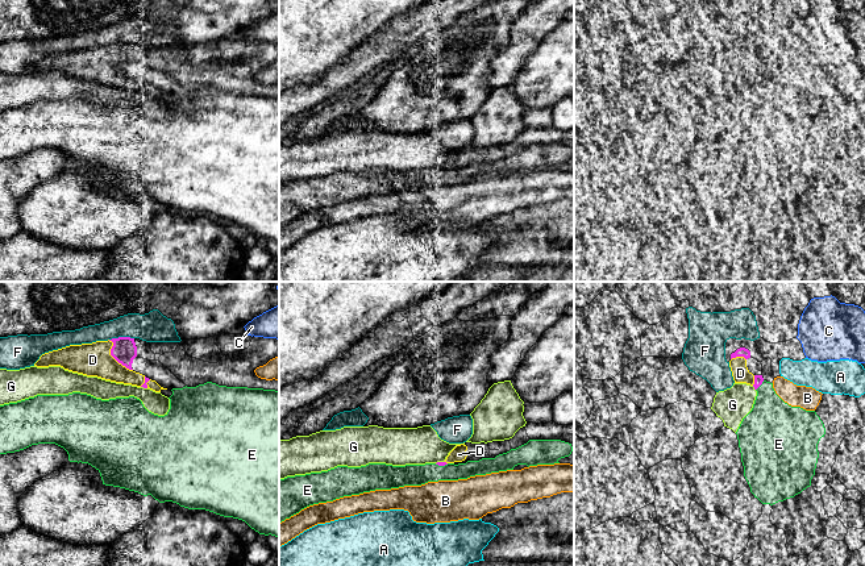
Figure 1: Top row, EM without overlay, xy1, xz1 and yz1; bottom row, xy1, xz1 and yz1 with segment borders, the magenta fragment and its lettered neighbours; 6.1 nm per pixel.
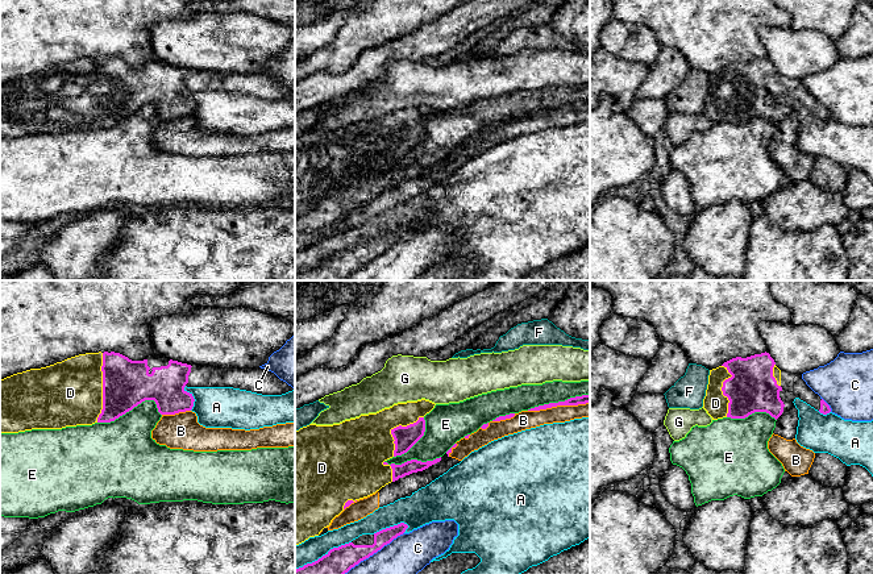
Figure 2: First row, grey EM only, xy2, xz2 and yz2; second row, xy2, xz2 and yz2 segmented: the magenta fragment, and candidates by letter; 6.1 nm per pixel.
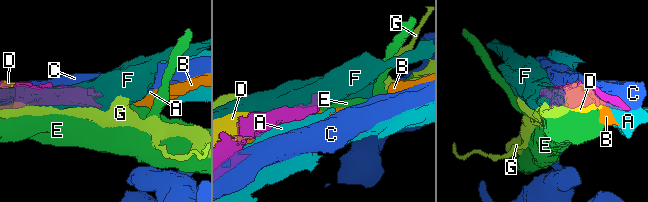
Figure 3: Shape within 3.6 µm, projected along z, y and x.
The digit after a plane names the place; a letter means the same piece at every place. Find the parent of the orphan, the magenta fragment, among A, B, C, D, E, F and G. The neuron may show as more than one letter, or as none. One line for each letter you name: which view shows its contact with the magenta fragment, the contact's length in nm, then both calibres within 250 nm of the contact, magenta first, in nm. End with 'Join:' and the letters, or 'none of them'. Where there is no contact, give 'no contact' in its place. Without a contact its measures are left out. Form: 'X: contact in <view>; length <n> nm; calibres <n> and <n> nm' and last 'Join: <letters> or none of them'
D: contact in xy2; length 420 nm; calibres 300 and 400 nm
Join: D

